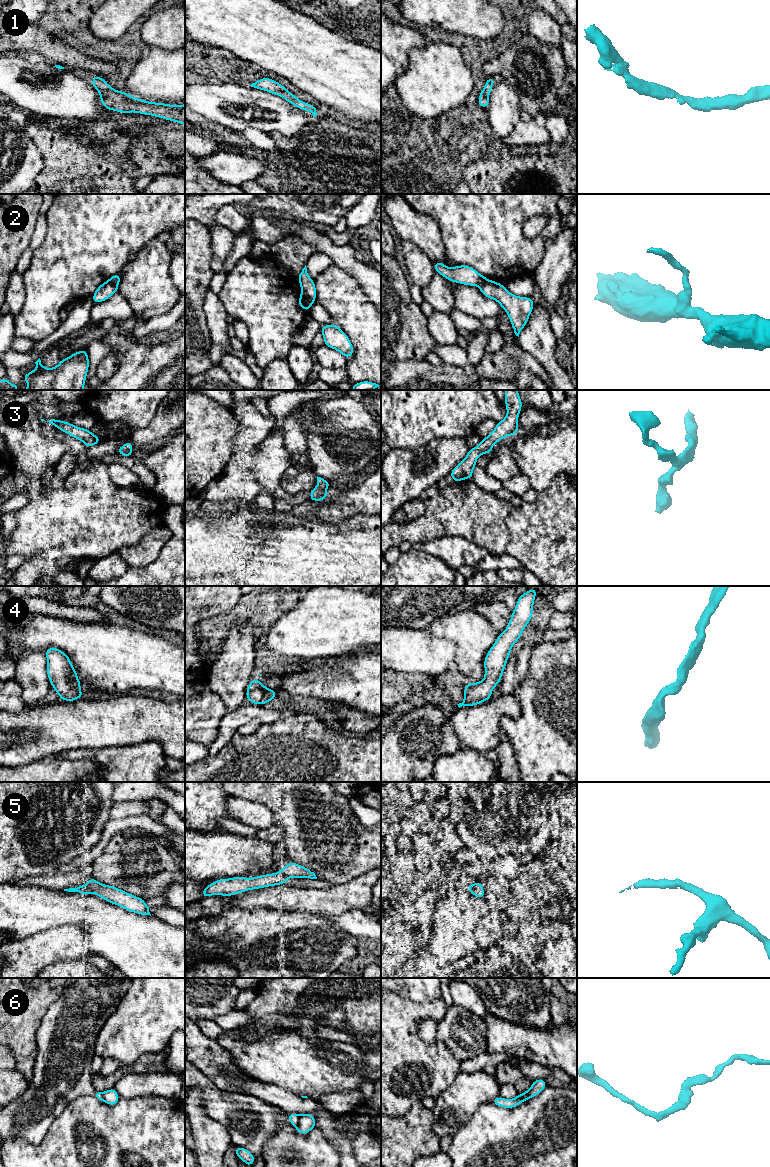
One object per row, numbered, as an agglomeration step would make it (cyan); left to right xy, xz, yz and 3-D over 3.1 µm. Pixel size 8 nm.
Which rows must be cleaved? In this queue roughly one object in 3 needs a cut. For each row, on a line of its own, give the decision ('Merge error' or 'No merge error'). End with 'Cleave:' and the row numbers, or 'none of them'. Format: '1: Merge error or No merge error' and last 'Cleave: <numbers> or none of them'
1: No merge error
2: Merge error
3: No merge error
4: No merge error
5: Merge error
6: Merge error
Cleave: 2, 5, 6

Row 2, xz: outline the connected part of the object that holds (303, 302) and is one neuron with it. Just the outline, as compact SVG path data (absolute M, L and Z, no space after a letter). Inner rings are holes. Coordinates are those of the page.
M303 292L300 293L298 304L301 308L303 308L305 311L309 312L313 303L314 303L313 301L306 298L306 296Z

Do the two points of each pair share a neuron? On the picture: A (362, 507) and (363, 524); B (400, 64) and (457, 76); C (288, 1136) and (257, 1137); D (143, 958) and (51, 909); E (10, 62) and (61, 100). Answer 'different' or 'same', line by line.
A: different
B: different
C: different
D: same
E: same

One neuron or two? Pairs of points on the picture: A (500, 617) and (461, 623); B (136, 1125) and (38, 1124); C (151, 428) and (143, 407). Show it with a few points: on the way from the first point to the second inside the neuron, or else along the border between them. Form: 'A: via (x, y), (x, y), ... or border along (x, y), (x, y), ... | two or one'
A: via (490, 625), (471, 625) | one
B: border along (66, 1105), (52, 1122), (39, 1144) | two
C: border along (160, 402), (153, 418), (144, 427), (135, 430) | two

